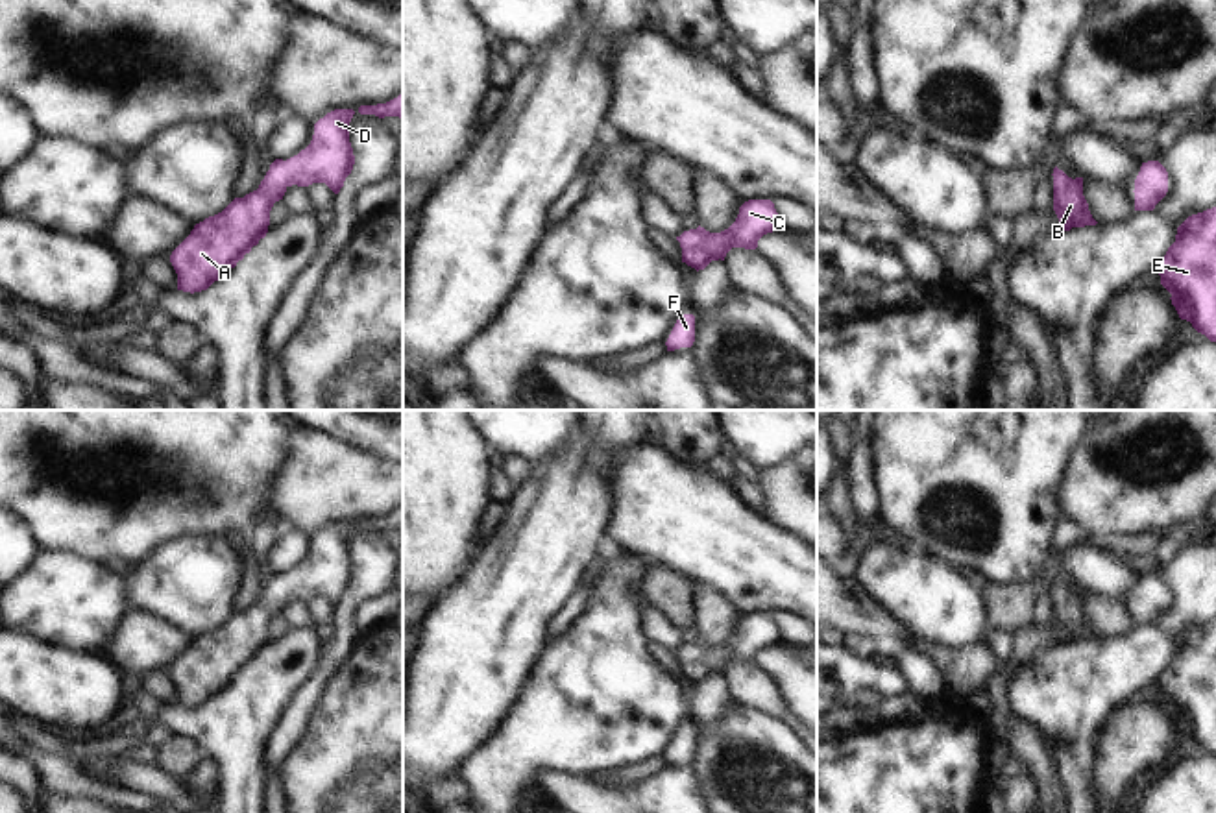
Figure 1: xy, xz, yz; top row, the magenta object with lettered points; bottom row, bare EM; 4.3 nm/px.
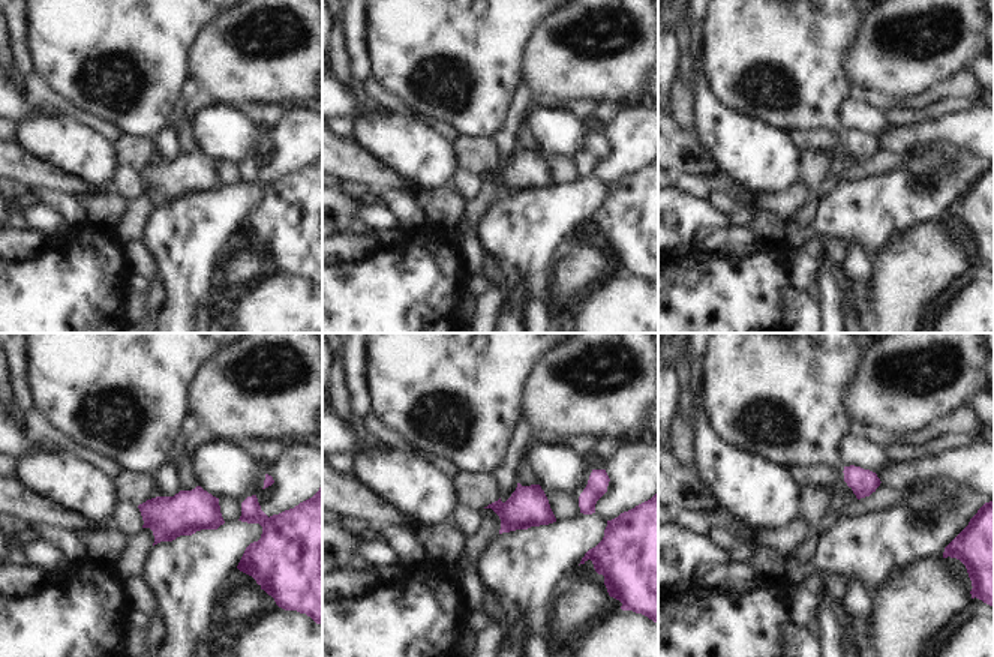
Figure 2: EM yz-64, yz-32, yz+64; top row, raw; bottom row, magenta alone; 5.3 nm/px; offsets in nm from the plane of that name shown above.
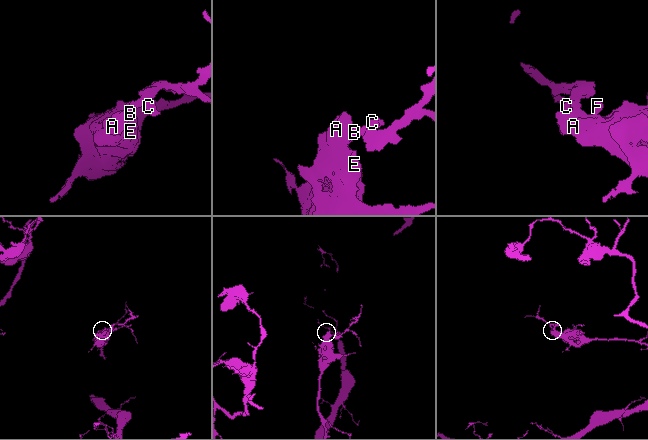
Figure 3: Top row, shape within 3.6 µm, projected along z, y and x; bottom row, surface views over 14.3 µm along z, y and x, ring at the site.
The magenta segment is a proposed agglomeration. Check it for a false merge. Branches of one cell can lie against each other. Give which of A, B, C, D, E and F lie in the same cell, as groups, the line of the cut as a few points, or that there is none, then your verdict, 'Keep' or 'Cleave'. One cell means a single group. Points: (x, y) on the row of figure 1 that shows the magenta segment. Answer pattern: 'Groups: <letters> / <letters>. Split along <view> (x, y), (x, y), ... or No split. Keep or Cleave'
Groups: A B C D E F. No split. Keep

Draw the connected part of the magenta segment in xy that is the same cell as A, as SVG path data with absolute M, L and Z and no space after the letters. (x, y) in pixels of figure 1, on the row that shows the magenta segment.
M353 109L327 113L314 124L310 144L286 161L275 159L257 190L196 224L170 255L177 290L201 292L227 275L266 237L270 211L288 187L325 183L338 194L355 164L347 131L353 115Z

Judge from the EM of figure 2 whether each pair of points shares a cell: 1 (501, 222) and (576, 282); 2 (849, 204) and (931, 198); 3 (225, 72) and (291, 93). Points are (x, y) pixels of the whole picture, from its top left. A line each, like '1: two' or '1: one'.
1: two
2: one
3: one

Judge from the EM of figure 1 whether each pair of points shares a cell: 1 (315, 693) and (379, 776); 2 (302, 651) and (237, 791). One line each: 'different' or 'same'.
1: different
2: same

